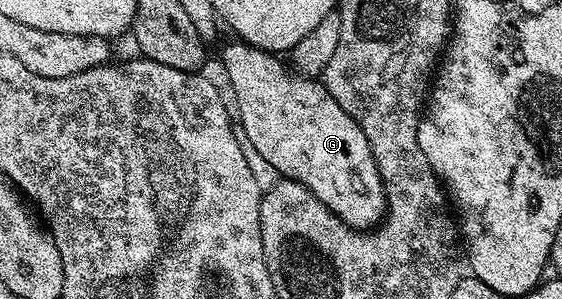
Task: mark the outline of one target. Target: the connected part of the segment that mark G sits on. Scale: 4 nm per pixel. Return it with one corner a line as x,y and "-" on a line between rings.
240,40
232,41
222,48
221,62
225,65
225,74
233,89
233,98
237,101
236,117
256,151
278,170
281,178
303,184
303,188
313,193
314,198
318,198
352,230
374,229
385,217
385,189
371,144
367,144
367,136
363,136
363,128
359,128
359,124
355,124
355,120
351,120
351,116
339,108
324,81
306,77
285,62
284,66
276,53
260,50

